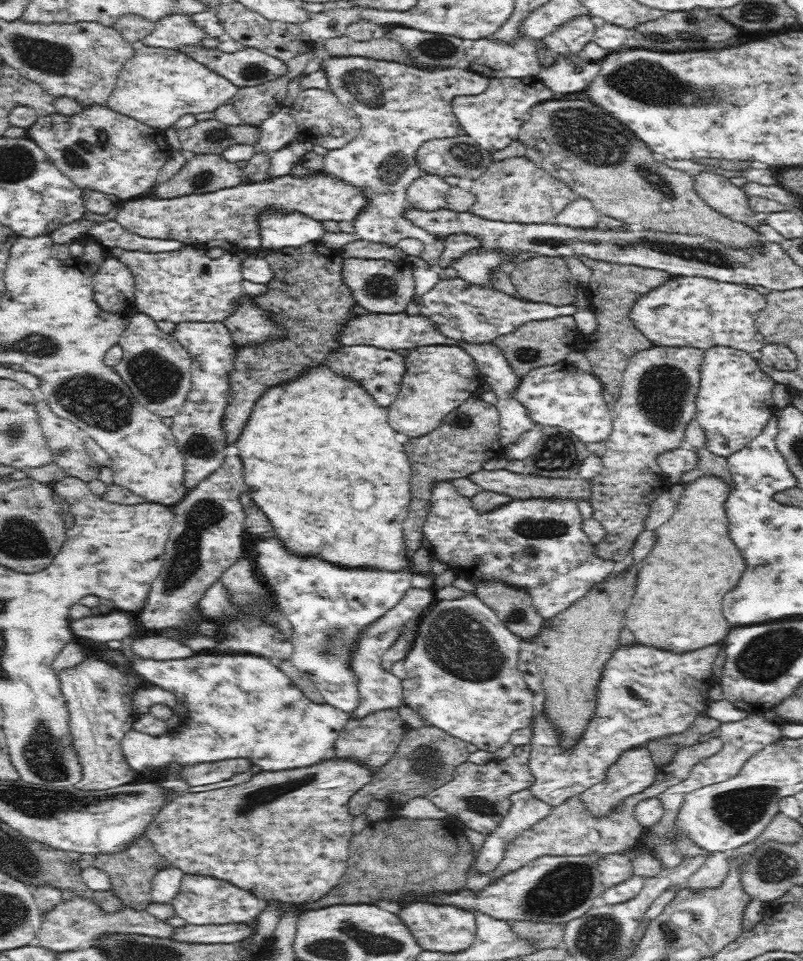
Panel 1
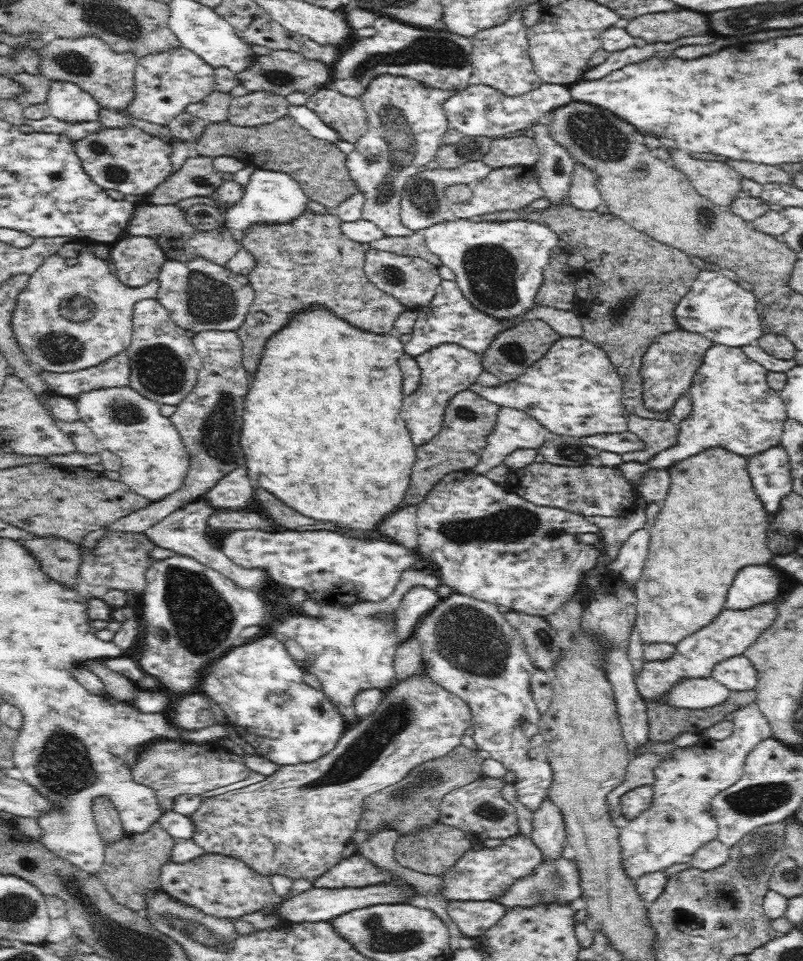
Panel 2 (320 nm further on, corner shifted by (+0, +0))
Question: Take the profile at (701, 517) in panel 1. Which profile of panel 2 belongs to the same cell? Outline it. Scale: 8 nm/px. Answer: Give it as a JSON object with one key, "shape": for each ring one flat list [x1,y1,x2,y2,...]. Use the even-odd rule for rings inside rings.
{"shape":[[717,447,684,458,669,468,671,482,668,496,661,503,658,518,652,526,646,527,650,533,649,552,642,576,635,584,638,597,635,628,638,629,643,645,668,643,676,646,683,638,712,623,722,610,727,610,728,589,732,586,738,570,750,564,766,564,773,557,767,536,771,516,766,513,764,503,754,491,750,473,747,471,748,463,748,457],[756,516,756,522,730,520]]}

